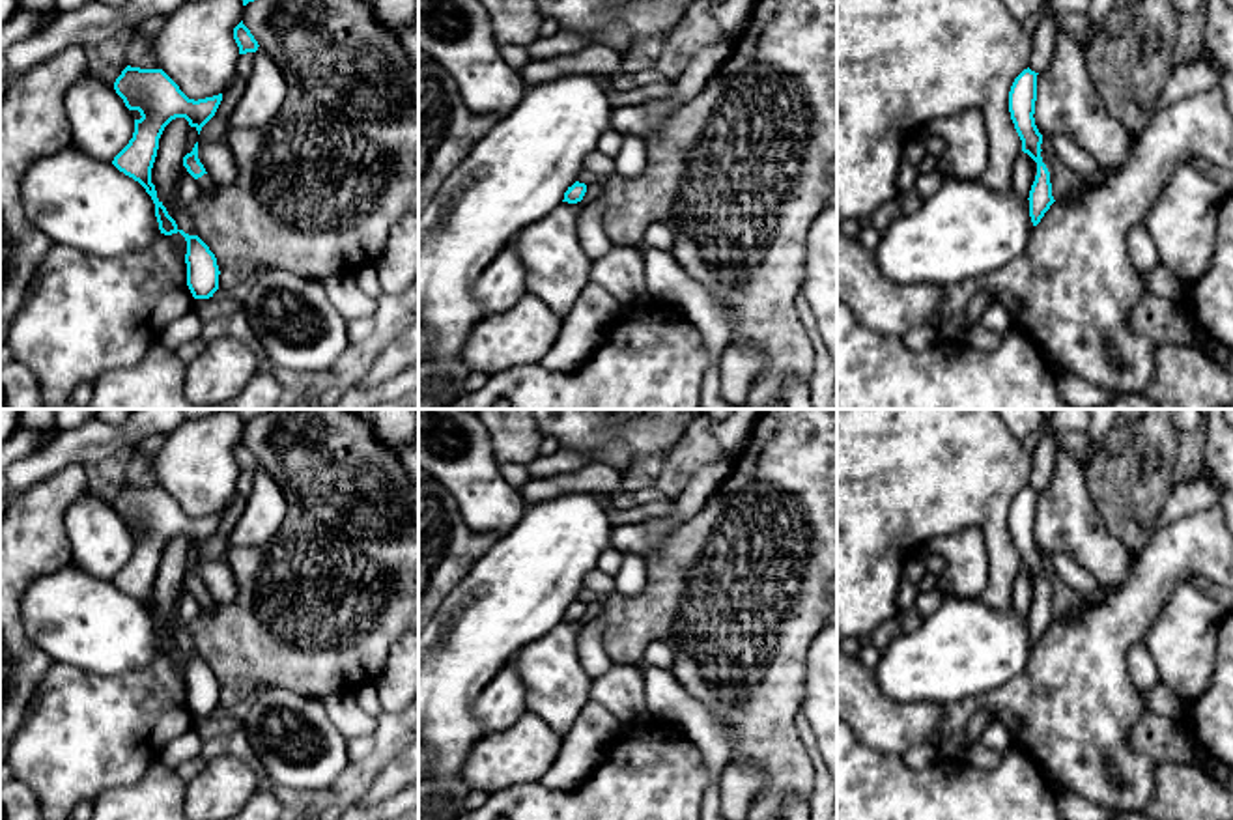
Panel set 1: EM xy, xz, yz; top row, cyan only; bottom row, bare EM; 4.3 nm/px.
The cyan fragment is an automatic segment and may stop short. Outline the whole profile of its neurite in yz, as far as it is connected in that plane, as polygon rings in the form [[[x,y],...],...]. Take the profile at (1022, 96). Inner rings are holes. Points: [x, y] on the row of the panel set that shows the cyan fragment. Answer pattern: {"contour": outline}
{"contour": [[[1029,67],[1013,82],[1009,92],[1009,112],[1014,129],[1022,140],[1022,151],[1037,163],[1037,176],[1029,191],[1029,217],[1033,226],[1041,222],[1044,213],[1056,202],[1052,196],[1050,172],[1041,157],[1042,134],[1035,125],[1037,75]]]}

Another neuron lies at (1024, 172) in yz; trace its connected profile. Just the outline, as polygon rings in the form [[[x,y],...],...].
[[[1020,151],[1013,170],[1013,189],[1020,196],[1029,198],[1035,176],[1037,176],[1037,163],[1028,153]]]

